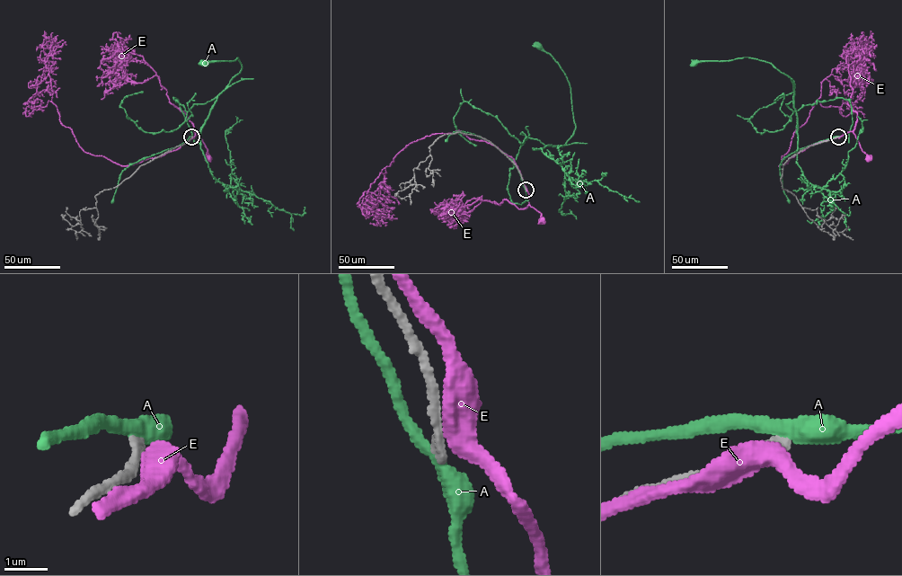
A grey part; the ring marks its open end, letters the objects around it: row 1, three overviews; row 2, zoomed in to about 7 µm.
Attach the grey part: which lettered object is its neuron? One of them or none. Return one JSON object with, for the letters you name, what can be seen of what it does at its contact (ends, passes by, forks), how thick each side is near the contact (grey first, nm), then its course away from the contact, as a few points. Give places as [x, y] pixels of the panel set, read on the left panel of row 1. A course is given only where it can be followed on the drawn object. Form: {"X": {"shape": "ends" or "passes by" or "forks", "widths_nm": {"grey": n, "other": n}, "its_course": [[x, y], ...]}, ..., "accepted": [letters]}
{"accepted": []}

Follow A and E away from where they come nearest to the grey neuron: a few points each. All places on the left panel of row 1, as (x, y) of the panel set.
A: (191, 137), (174, 98), (188, 111), (194, 104), (214, 99), (241, 68), (237, 57), (204, 63)
E: (191, 137), (195, 131), (207, 150), (207, 158)

